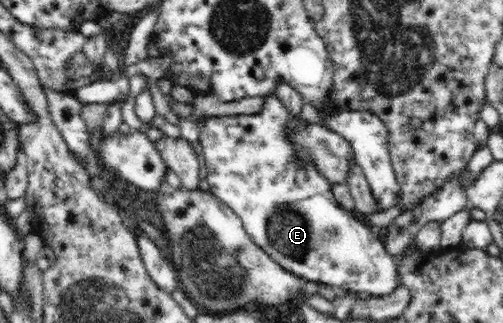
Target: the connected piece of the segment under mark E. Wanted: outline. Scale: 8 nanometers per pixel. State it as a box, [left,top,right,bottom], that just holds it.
[197,93,399,297]

